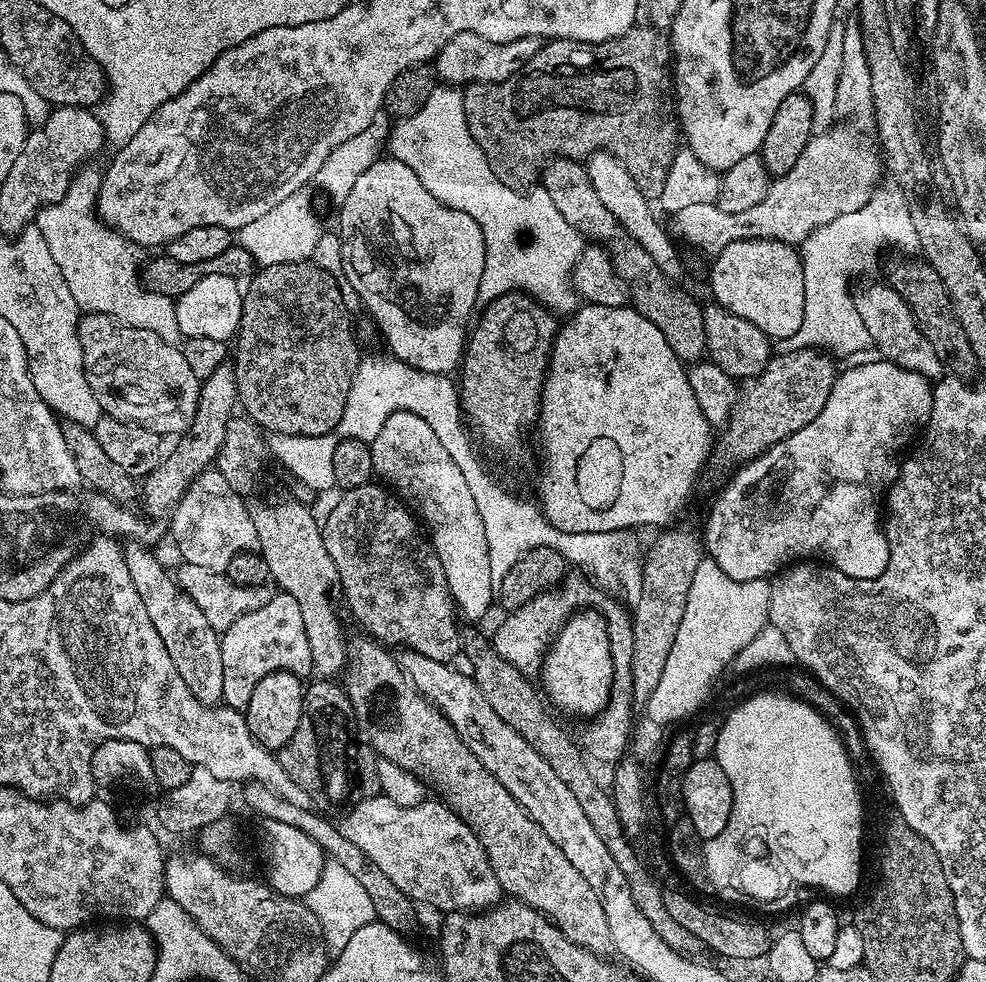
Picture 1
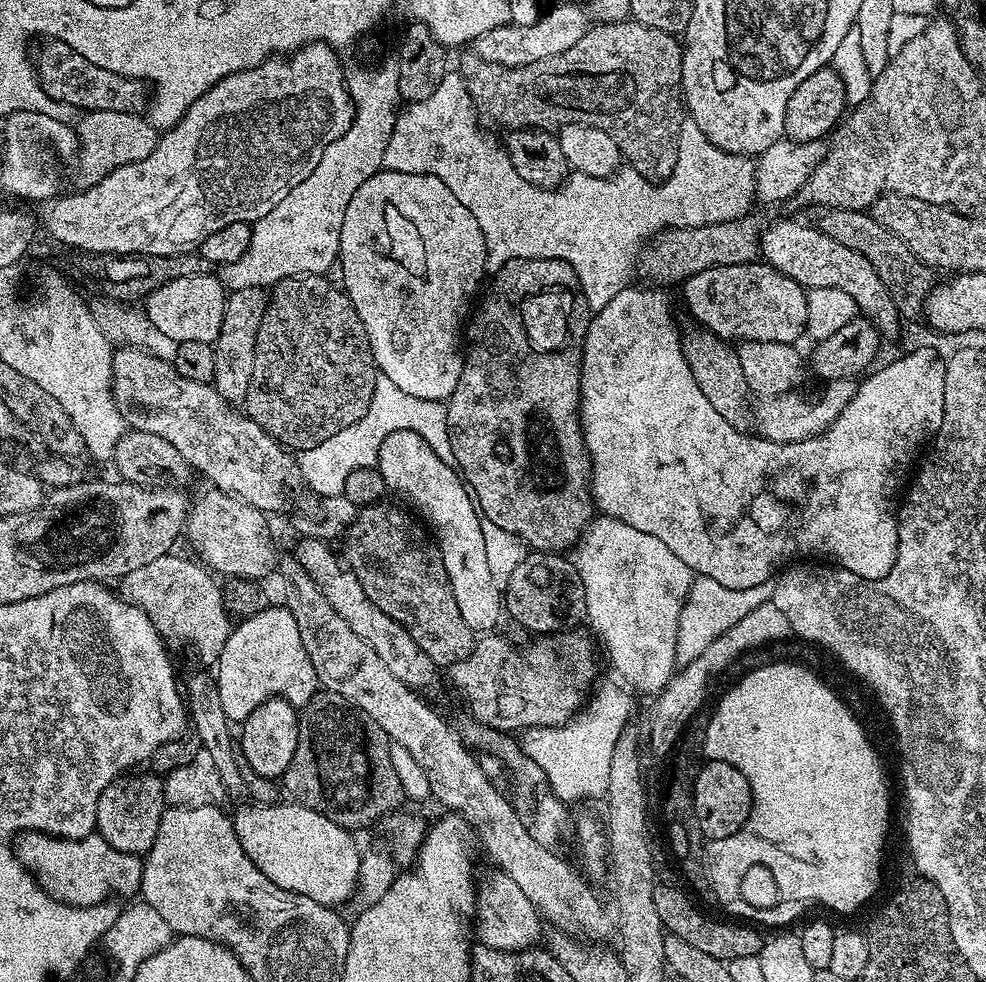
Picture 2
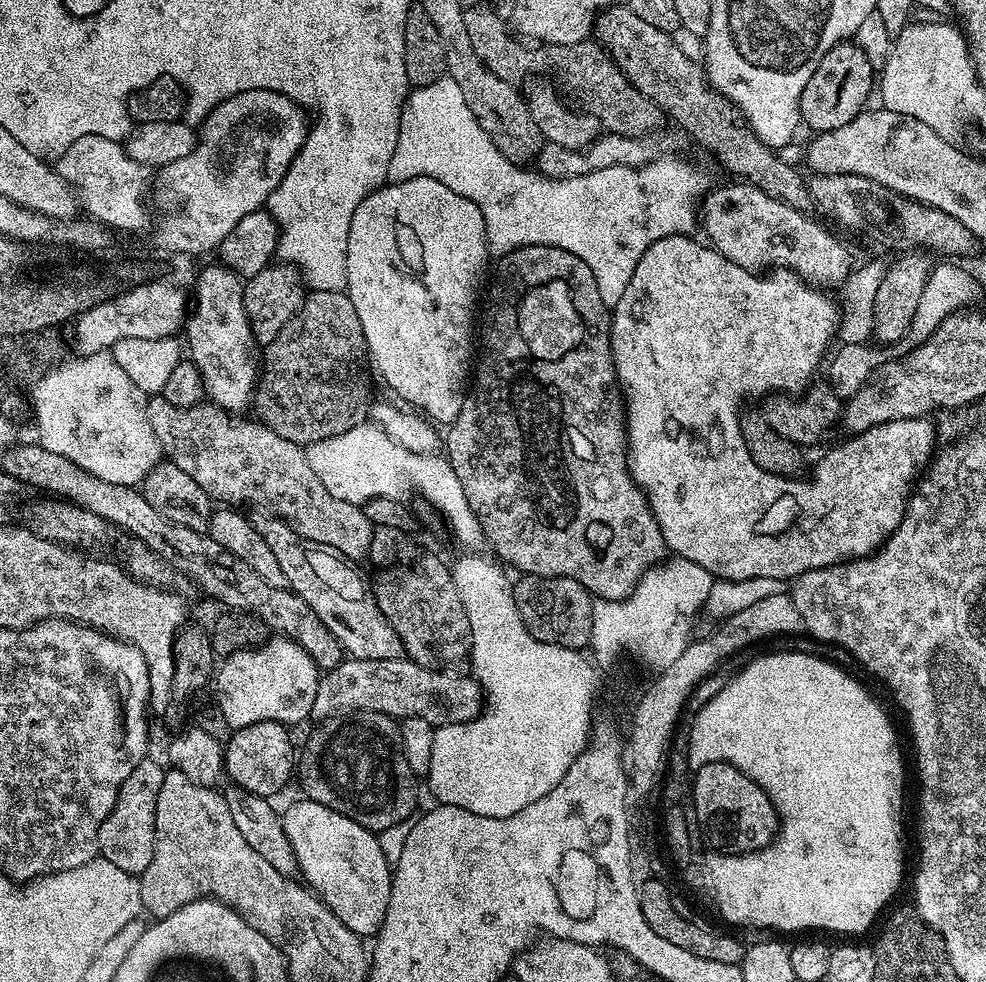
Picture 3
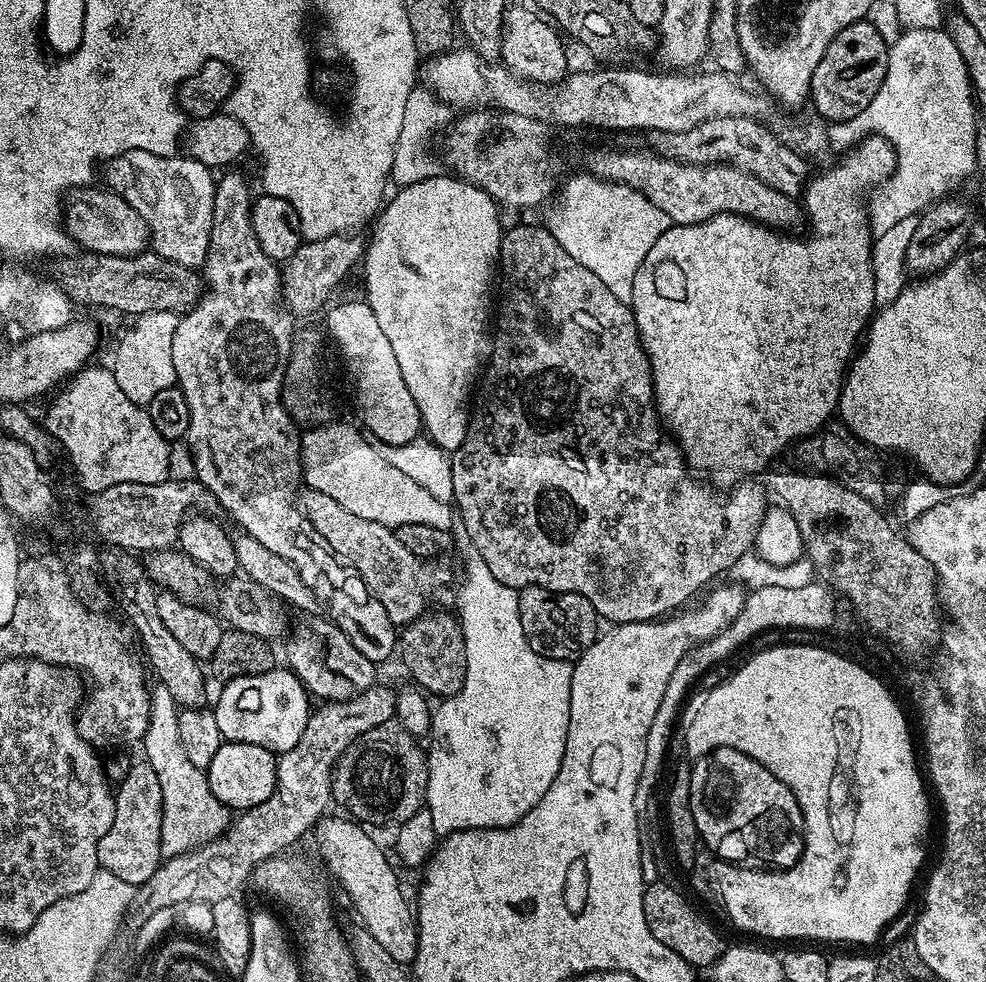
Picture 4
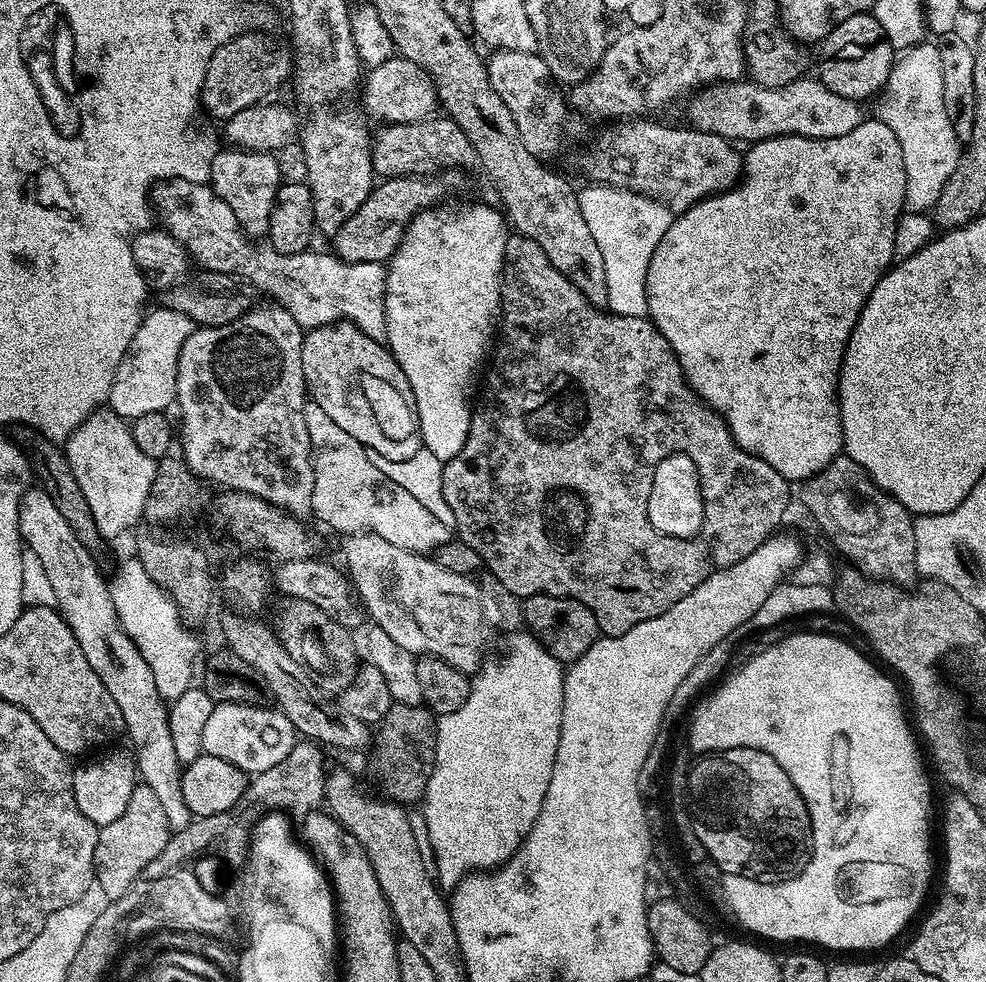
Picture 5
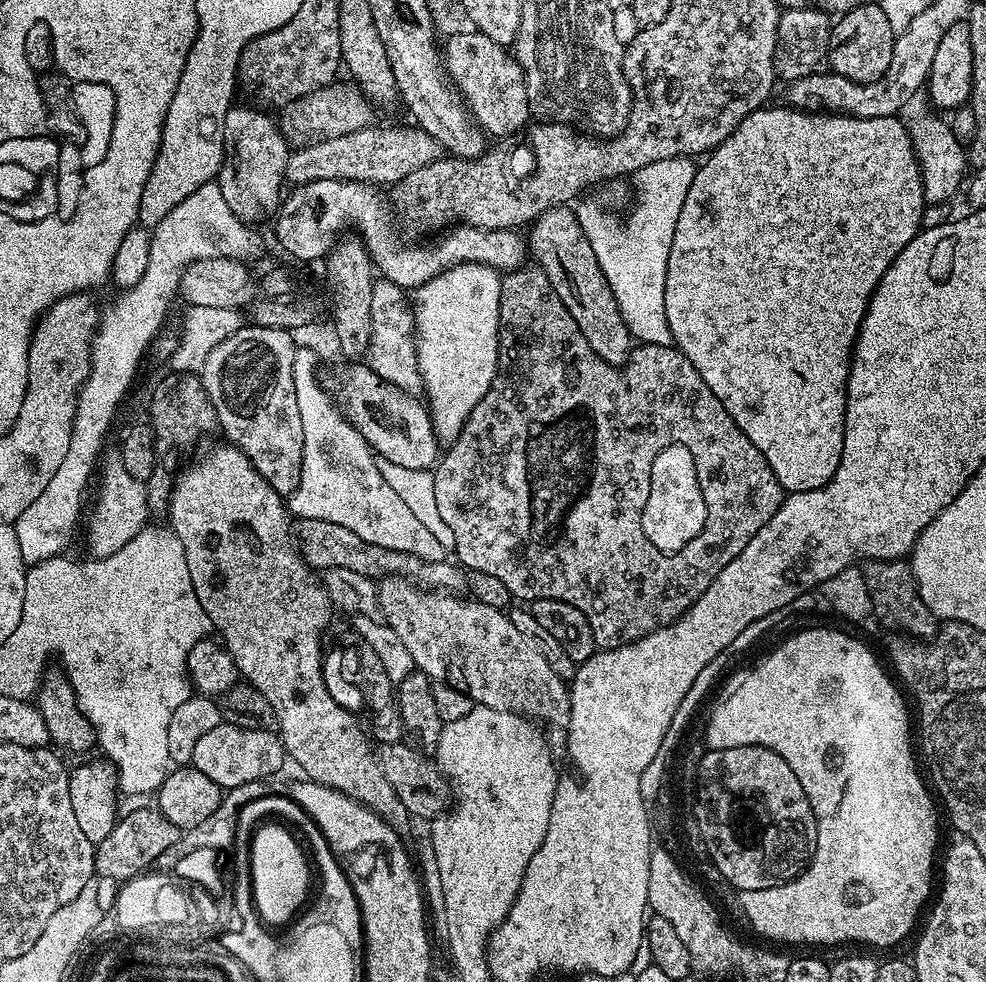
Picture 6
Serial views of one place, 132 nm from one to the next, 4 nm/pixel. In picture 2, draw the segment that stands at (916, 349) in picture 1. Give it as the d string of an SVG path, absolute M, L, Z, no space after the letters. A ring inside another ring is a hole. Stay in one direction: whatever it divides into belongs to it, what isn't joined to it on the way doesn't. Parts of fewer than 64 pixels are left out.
M776 220L769 228L765 227L760 238L760 250L768 265L806 290L840 288L850 294L859 315L872 321L881 337L899 334L902 317L894 306L894 298L886 282L878 278L878 270L874 270L874 266L870 266L870 262L858 250L850 250L850 246L834 242L834 238L822 234L811 223L799 224L796 220Z

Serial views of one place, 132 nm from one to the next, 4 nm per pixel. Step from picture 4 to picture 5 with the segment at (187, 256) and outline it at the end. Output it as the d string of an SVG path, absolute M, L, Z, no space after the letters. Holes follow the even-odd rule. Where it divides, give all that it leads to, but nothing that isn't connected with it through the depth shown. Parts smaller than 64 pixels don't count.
M162 180L150 193L150 204L158 220L161 220L163 231L169 232L174 239L188 251L189 257L201 264L201 269L235 276L237 280L251 286L257 293L265 292L268 298L279 304L305 330L321 328L337 322L351 322L361 328L367 336L383 341L386 337L386 286L384 264L374 262L354 262L345 264L339 256L324 252L299 252L298 254L282 254L267 243L257 242L240 228L238 218L234 218L234 210L216 196L211 183L199 184L196 180Z

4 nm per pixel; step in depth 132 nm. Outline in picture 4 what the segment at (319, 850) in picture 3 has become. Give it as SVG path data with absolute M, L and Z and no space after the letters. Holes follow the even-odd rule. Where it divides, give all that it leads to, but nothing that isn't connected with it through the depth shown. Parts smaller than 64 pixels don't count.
M328 814L314 829L316 844L320 852L332 863L334 871L340 875L348 900L354 911L360 915L359 923L374 936L397 962L408 966L416 957L416 918L413 905L404 897L400 880L388 861L388 856L376 845L365 825L343 815Z

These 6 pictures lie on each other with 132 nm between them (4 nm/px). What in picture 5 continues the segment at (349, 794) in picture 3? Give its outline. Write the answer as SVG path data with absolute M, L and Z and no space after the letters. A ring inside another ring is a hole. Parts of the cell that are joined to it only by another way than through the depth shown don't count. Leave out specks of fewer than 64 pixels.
M395 702L390 706L386 718L380 721L378 731L374 736L376 753L372 756L372 772L380 779L381 790L379 789L379 791L387 799L395 800L397 804L405 806L416 806L423 801L426 794L426 786L430 782L430 774L434 770L434 762L436 761L437 723L437 717L426 706L398 704Z

